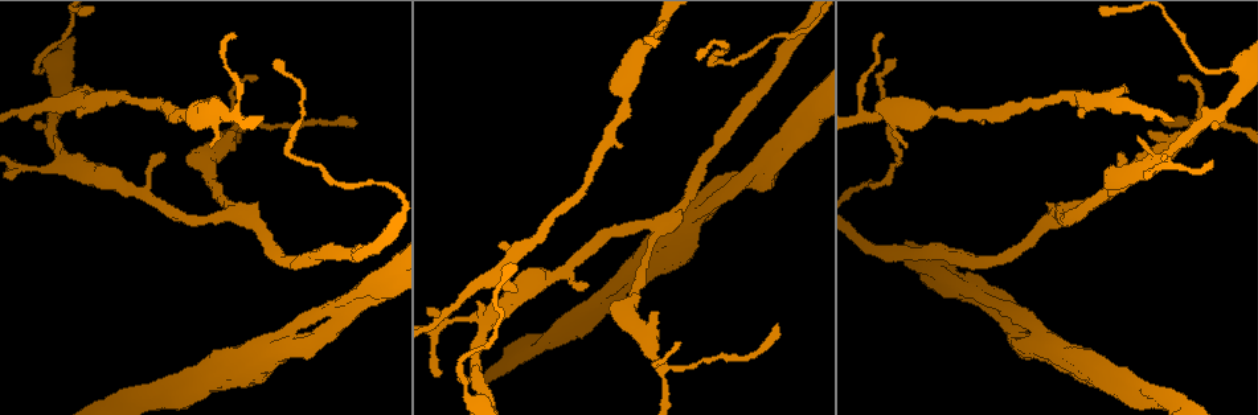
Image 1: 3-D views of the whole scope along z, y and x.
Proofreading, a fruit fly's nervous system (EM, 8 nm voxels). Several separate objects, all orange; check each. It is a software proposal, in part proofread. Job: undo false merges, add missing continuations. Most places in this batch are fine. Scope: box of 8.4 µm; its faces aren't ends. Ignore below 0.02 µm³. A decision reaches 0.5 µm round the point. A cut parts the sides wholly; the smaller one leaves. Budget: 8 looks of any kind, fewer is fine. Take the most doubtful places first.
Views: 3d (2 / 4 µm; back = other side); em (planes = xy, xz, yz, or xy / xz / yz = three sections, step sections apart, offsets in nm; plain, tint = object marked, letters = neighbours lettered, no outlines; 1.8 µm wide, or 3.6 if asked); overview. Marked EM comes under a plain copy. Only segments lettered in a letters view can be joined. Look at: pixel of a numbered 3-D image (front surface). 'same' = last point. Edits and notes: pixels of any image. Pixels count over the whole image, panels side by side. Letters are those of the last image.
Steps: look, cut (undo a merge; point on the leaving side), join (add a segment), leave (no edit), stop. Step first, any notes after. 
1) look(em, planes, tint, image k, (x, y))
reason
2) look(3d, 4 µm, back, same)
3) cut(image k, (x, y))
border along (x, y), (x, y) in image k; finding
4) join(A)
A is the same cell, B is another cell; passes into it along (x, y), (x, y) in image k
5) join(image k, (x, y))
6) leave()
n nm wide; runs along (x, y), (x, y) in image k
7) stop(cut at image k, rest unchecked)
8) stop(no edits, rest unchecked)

look(em, yz, step 8, letters, image 1, (514, 292))
free end

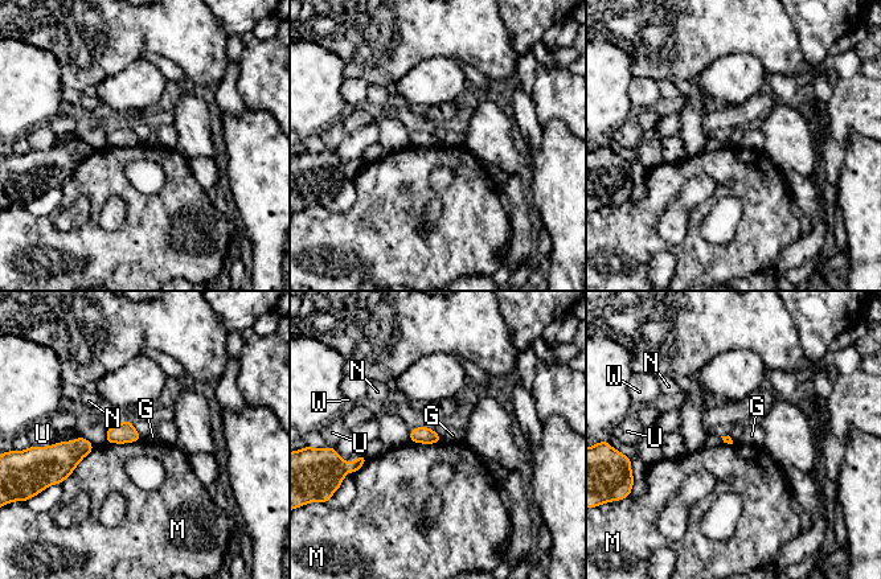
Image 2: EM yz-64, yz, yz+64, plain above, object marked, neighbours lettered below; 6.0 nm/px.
leave()
M touches over 300 nm; G, M, N, U and W are other cells; none of them fits

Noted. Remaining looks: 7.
look(3d, 4 µm, image 1, (663, 368))

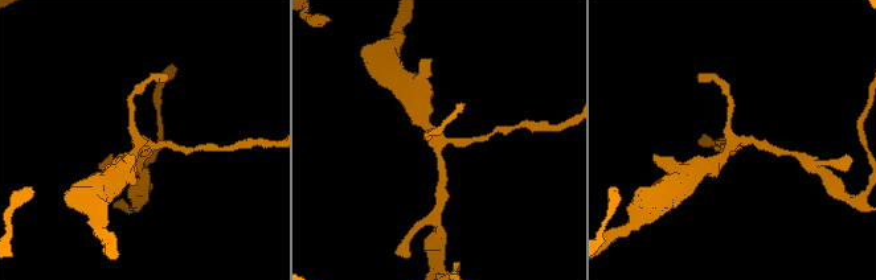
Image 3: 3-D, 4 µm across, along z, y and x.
look(em, 3.6 µm, planes, letters, image 3, (736, 141))
now the EM

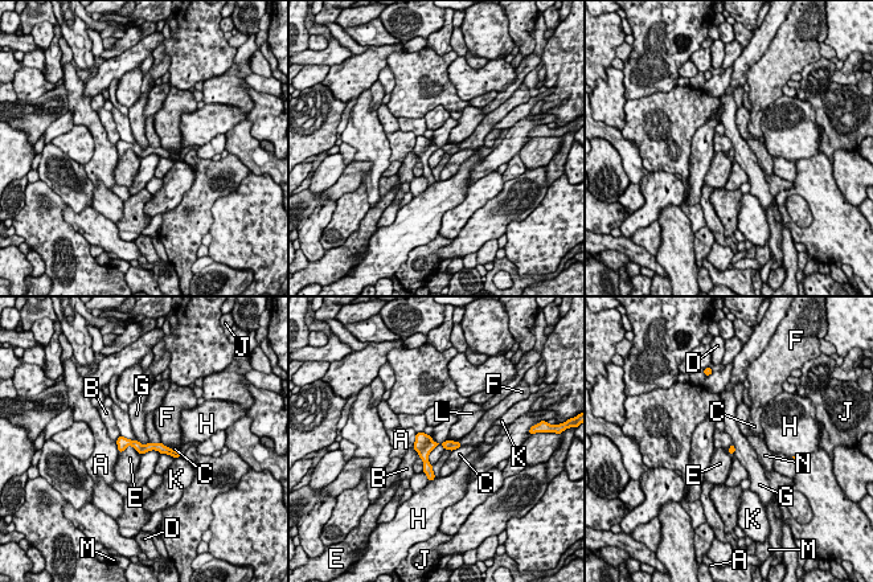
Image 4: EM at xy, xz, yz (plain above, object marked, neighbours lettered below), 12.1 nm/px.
leave()
90 nm wide; A, B, C, D, E, F, G, H, J, K, L, M and N are other cells; runs along (119, 441), (176, 454) in image 4; continuous, no second neuron

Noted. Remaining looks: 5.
look(em, planes, letters, image 1, (343, 317))
closes a loop

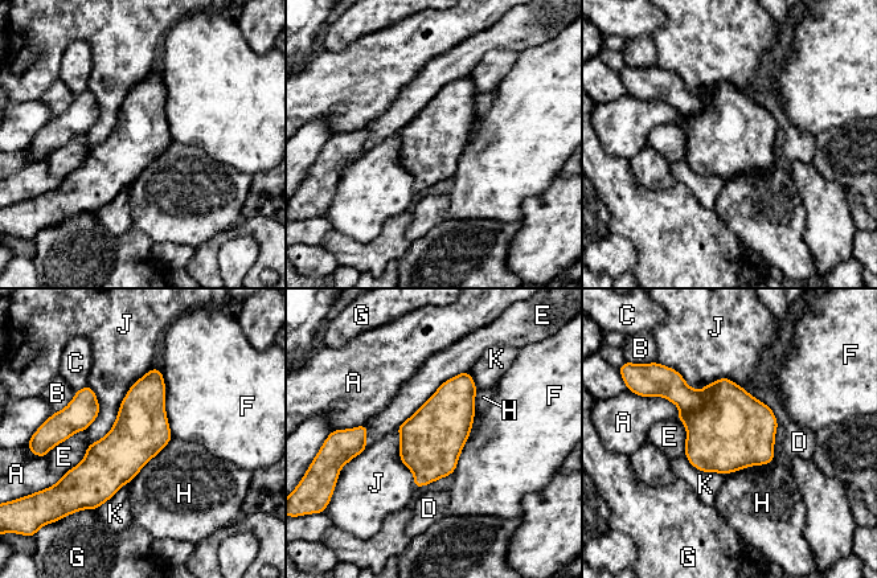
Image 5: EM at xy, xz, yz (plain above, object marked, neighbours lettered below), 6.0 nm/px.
leave()
E touches over 550 nm; A, B, C, D, E, F, G, H, J and K are other cells; border along (773, 460), (722, 475) in image 5; all the same neuron

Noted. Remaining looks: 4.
look(em, xy, step 8, tint, image 1, (698, 56))

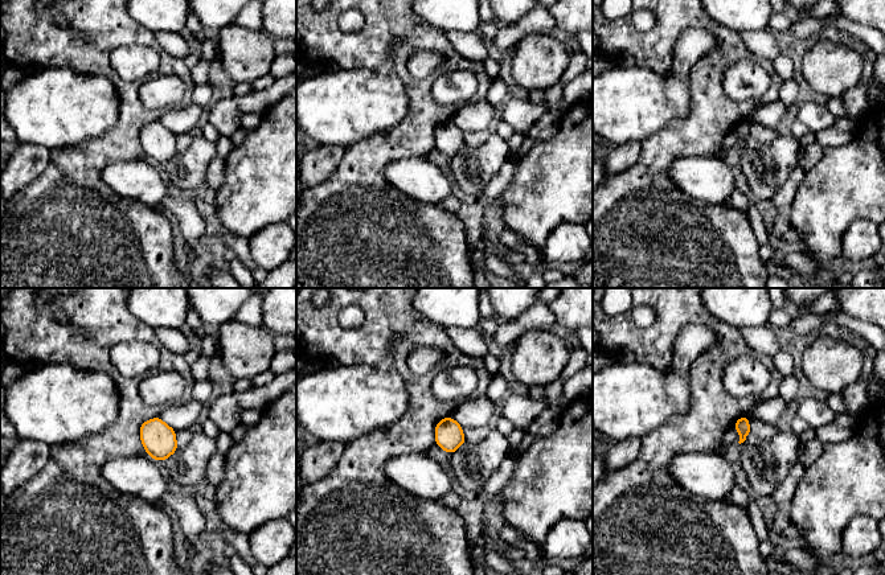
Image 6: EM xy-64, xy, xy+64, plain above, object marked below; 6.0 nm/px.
look(em, planes, letters, same)

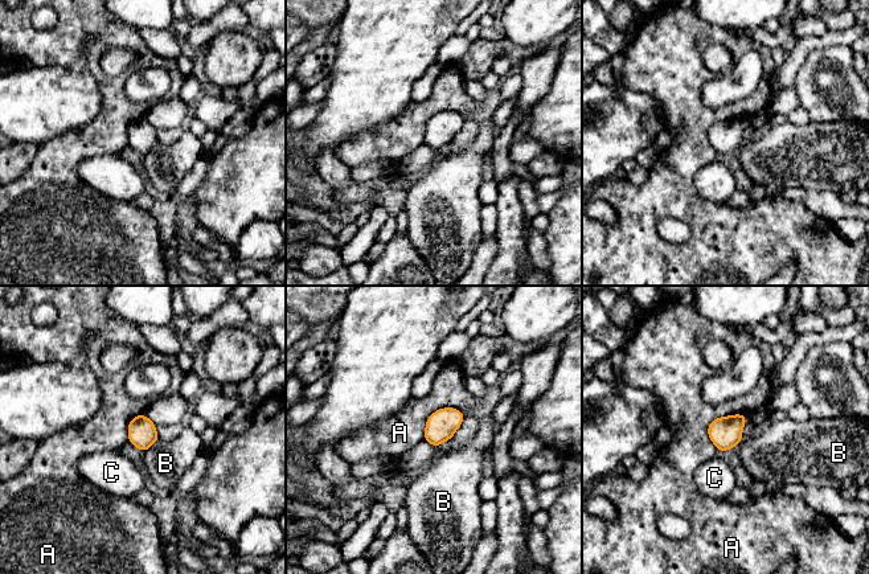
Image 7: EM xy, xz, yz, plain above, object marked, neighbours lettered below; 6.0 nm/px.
leave()
180 nm wide; A, B and C are other cells; no lettered segment goes on from it

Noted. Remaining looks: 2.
stop(no edits, rest unchecked)

